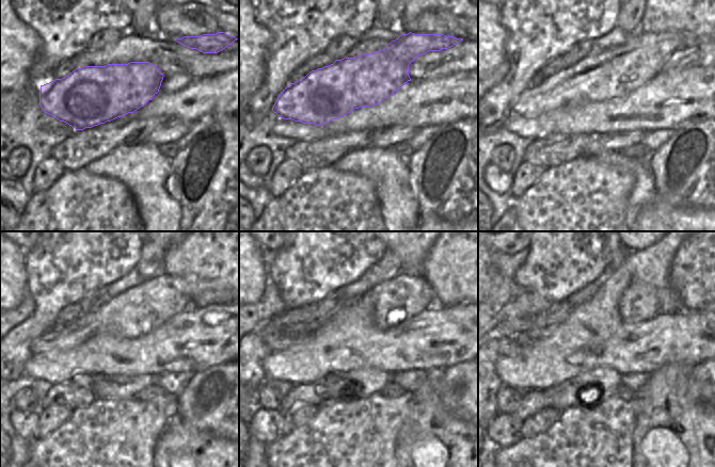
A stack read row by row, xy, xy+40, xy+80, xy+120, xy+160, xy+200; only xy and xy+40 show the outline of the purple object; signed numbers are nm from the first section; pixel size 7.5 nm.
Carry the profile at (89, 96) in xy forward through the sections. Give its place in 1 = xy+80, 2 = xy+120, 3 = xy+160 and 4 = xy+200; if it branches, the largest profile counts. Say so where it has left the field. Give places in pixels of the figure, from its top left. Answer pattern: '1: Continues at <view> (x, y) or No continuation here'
1: Continues at xy+80 (614, 73)
2: Continues at xy+120 (137, 311)
3: Continues at xy+160 (402, 296)
4: Continues at xy+200 (638, 303)

